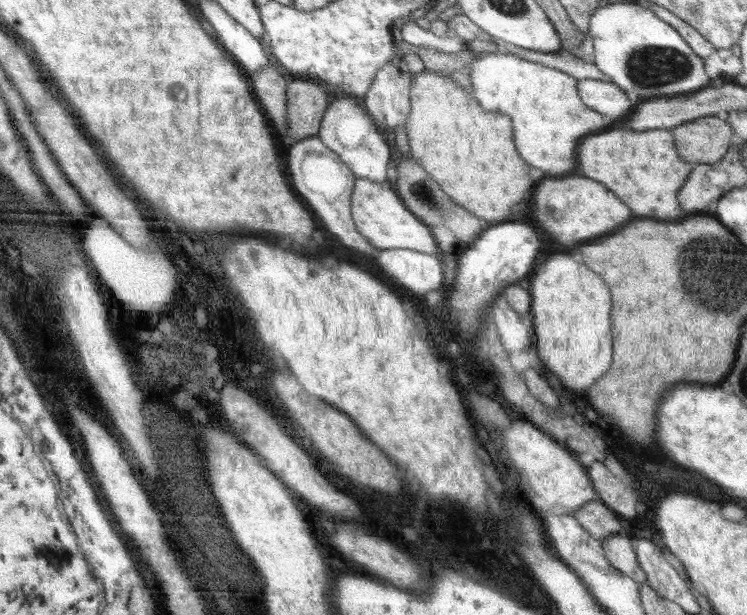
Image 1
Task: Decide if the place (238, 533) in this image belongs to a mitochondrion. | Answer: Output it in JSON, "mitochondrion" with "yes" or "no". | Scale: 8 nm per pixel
{"mitochondrion":"yes"}

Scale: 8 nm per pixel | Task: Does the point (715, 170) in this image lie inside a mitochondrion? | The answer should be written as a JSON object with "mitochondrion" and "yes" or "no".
{"mitochondrion":"no"}

